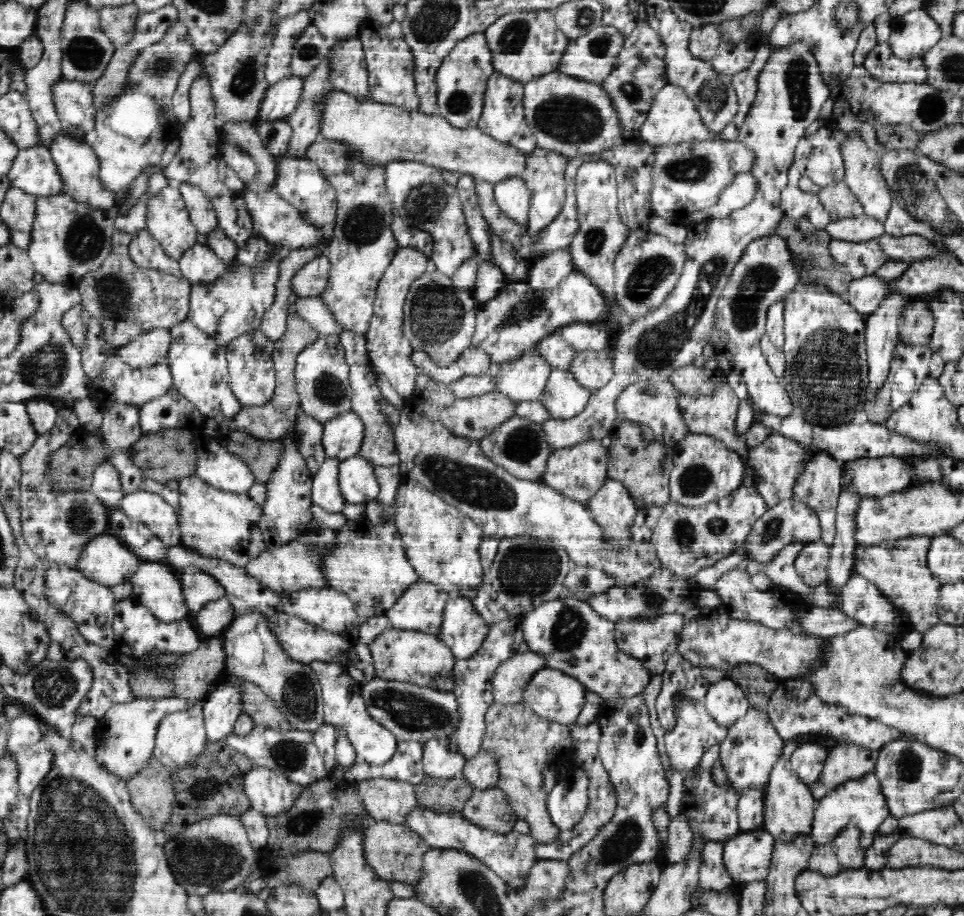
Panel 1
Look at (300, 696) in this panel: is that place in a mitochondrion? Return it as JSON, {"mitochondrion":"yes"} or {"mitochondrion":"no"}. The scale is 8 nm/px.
{"mitochondrion":"yes"}

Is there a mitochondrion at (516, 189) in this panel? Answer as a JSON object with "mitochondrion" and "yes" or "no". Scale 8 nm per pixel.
{"mitochondrion":"no"}

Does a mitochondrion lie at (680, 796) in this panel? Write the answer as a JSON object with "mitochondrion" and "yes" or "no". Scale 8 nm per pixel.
{"mitochondrion":"no"}

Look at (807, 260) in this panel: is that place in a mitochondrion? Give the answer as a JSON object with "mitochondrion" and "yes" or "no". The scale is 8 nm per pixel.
{"mitochondrion":"yes"}

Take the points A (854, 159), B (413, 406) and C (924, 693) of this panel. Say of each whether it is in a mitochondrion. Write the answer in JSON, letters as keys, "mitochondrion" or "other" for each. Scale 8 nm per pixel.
{"A":"other","B":"other","C":"other"}

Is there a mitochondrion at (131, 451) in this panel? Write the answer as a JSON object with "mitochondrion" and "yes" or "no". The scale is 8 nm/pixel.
{"mitochondrion":"no"}

